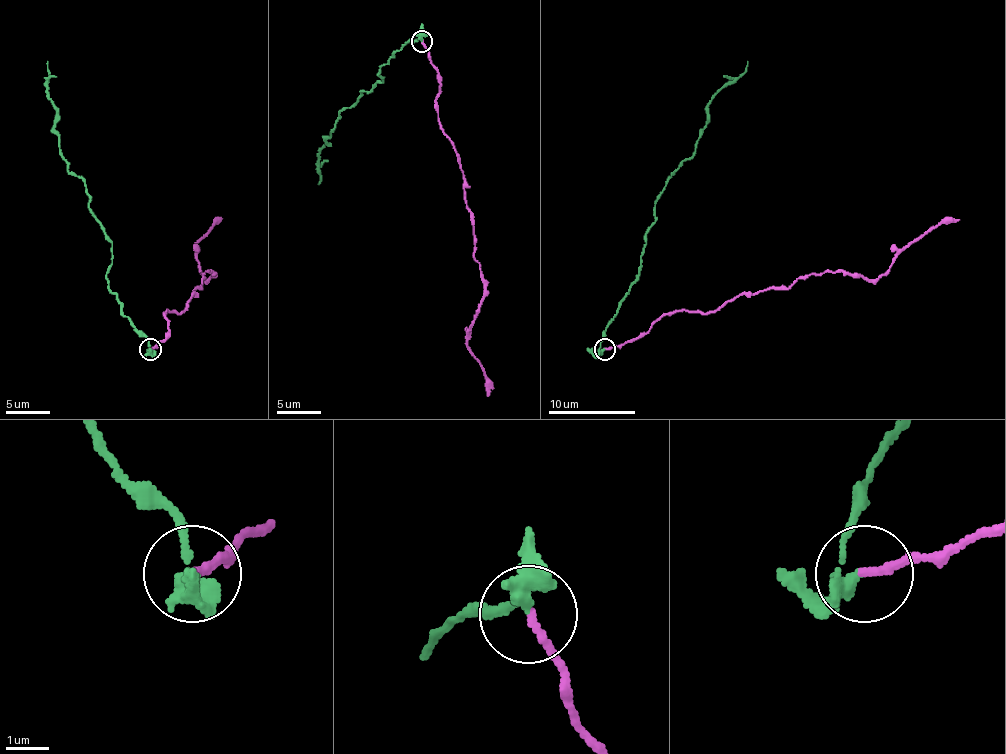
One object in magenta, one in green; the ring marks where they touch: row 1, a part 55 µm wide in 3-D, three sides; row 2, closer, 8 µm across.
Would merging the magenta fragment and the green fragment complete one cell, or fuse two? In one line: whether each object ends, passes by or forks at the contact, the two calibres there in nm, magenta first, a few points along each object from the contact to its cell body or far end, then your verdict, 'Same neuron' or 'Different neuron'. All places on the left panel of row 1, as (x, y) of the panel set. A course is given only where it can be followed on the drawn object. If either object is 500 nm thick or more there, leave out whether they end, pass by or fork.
At the ring magenta ends. At the ring green passes by. Thickness 180 nm (magenta) against 240 nm. Course of magenta: (150, 349), (166, 338), (164, 314), (183, 312), (203, 274), (212, 274), (207, 279), (196, 244), (218, 220). Course of green: (150, 349), (109, 288), (111, 240), (89, 207), (85, 183), (59, 150), (57, 109), (48, 96), (48, 61). Different neuron

